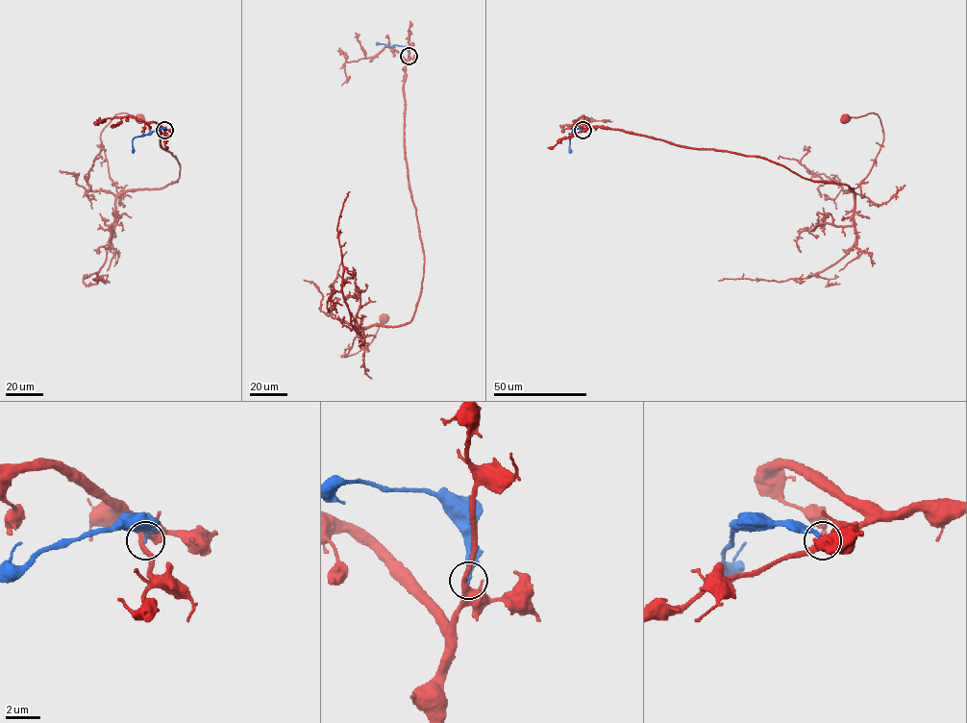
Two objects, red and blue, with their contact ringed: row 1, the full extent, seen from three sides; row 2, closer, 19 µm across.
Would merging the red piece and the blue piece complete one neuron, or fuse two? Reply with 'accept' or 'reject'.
reject

